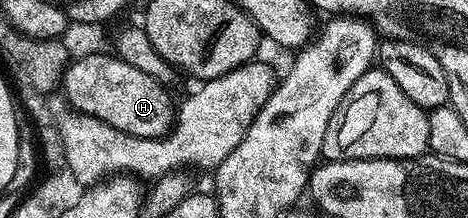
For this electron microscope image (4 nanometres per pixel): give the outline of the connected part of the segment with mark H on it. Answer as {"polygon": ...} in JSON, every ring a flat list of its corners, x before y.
{"polygon":[[98,54,96,56,72,59,63,72,61,92,67,95,76,113,92,116,125,134,141,138,166,136,171,131,177,111,171,105,171,96,160,81,149,74,141,74,129,62,121,62,114,55]]}

